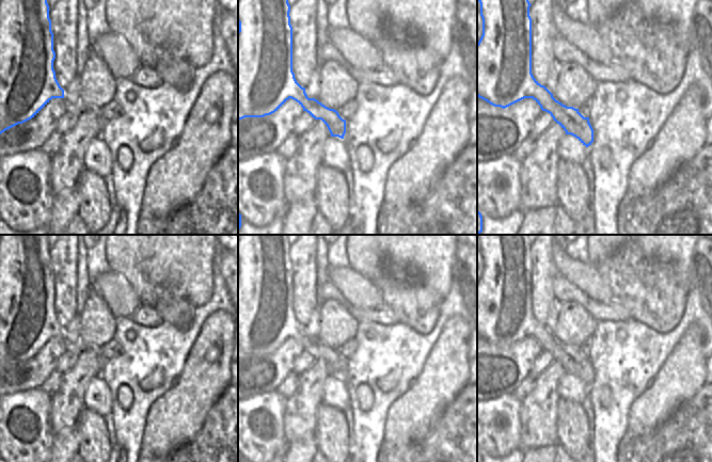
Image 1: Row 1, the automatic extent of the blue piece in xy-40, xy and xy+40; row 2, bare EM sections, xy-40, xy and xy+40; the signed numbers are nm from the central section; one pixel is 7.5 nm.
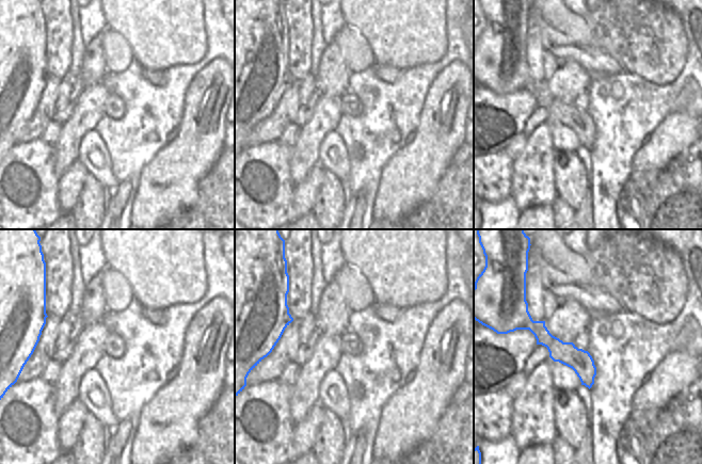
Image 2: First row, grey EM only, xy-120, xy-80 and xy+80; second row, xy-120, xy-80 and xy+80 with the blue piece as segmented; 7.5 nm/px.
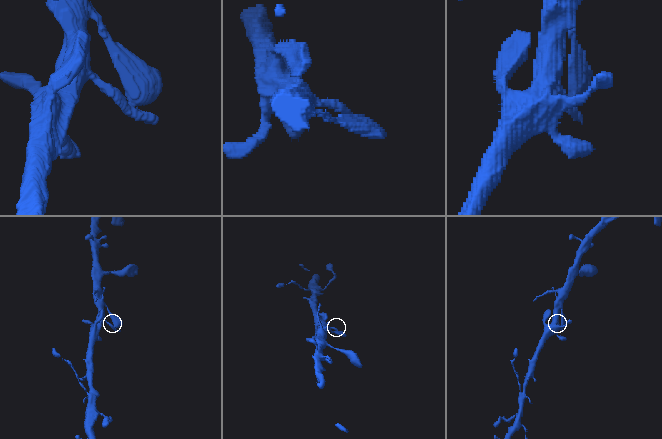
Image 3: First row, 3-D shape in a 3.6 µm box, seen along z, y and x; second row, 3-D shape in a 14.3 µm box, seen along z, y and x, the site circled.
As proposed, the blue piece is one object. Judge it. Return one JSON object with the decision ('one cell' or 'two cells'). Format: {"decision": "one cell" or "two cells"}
{"decision": "one cell"}

